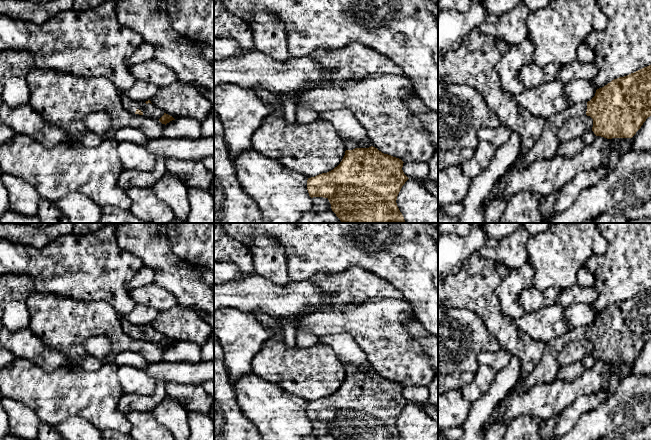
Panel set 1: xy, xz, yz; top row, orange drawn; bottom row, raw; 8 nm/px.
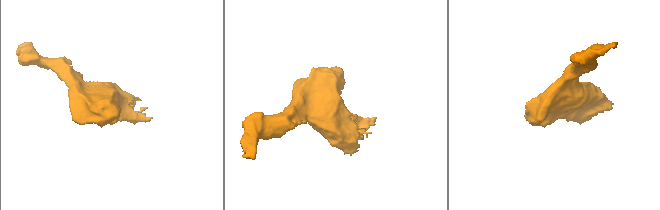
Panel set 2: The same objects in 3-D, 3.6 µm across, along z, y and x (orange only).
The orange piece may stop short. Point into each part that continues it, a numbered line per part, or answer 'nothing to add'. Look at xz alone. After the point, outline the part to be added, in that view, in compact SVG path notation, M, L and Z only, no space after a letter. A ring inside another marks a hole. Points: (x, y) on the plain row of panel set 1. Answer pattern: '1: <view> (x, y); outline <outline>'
1: xz (349, 368); outline M369 362L367 365L363 365L360 367L353 365L353 364L344 363L344 364L342 364L342 367L345 369L346 374L353 374L355 372L371 371L372 370L371 364Z

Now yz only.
1: yz (546, 371); outline M580 326L545 343L539 363L525 379L519 379L510 392L524 392L538 383L551 383L555 381L560 367L558 364L560 351L570 341L586 338L586 335L587 327Z

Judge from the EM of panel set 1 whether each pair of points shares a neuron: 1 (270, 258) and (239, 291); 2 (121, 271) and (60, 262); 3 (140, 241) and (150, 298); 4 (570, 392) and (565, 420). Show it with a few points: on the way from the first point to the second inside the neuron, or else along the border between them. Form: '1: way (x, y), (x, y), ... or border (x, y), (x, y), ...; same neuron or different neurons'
1: border (255, 273), (265, 276), (277, 284); different neurons
2: way (106, 269), (75, 266); same neuron
3: border (152, 282), (165, 288), (172, 295); different neurons
4: border (587, 394), (578, 396), (558, 414); different neurons

